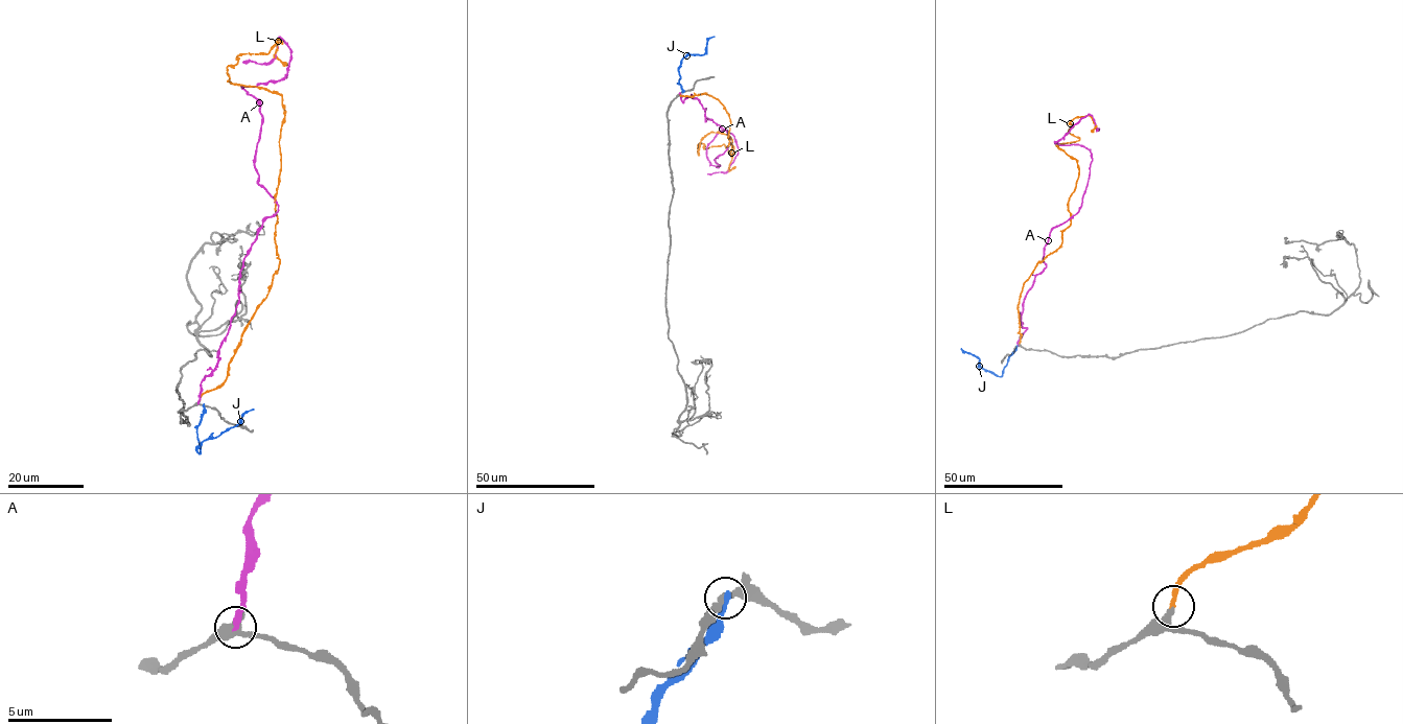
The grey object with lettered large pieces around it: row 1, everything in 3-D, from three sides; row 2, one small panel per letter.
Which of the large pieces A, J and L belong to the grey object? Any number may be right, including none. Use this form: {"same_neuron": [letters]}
{"same_neuron": ["L"]}

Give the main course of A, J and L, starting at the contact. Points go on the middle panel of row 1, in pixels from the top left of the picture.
A: (679, 93), (729, 137), (710, 164), (720, 131), (738, 147), (727, 171), (707, 174)
J: (682, 92), (678, 84), (681, 61), (691, 54), (703, 54), (707, 40), (715, 36)
L: (680, 94), (722, 104), (733, 153), (720, 132), (698, 153), (699, 143), (723, 144), (728, 170), (735, 166)

